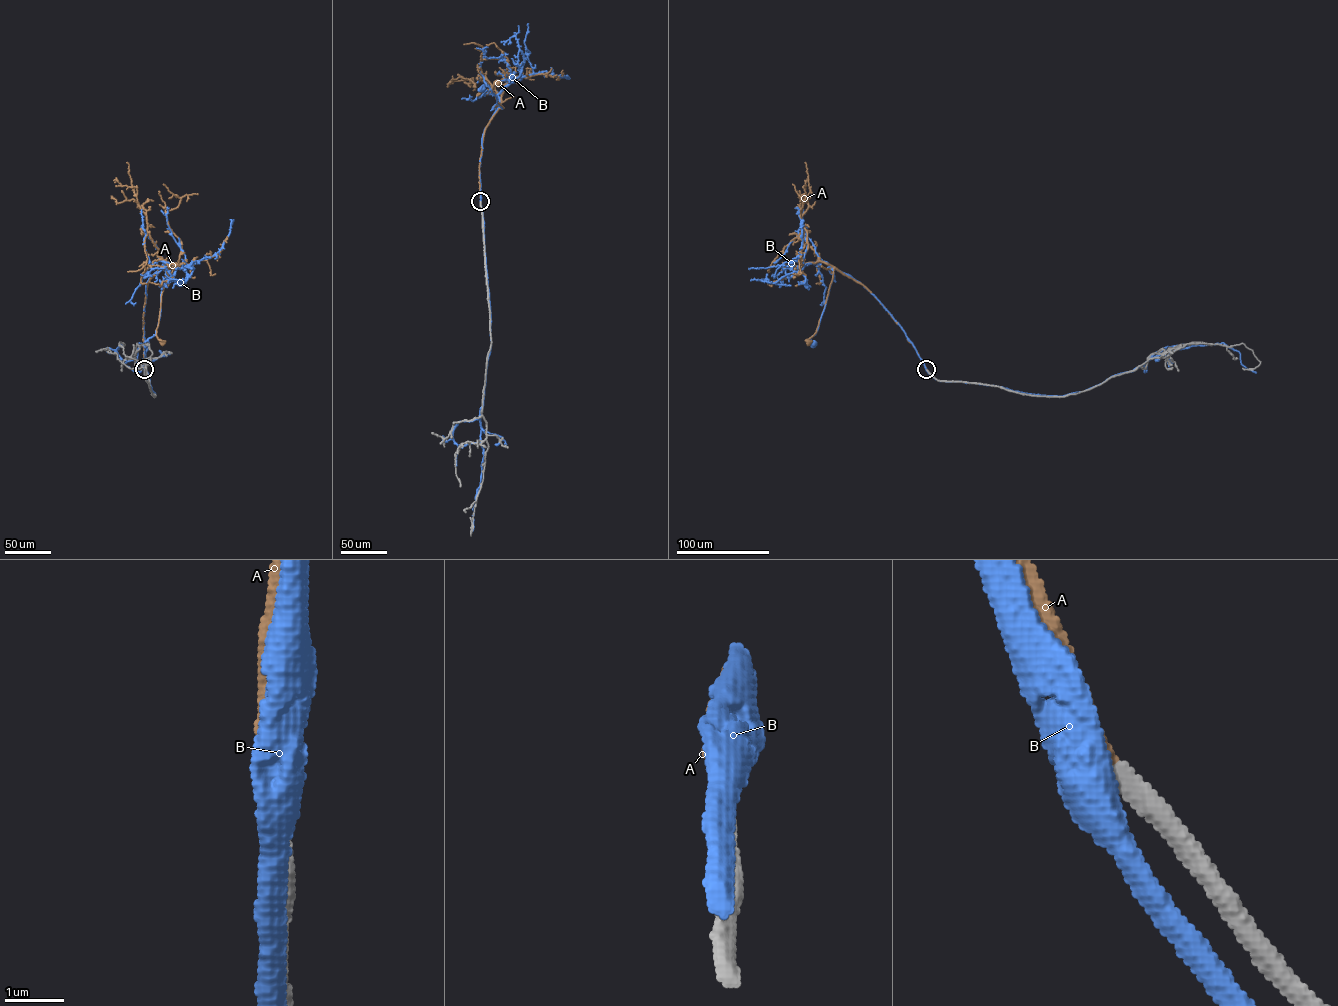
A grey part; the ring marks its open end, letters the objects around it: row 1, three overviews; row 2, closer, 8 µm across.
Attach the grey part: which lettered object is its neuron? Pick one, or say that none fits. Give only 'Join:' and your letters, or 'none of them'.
Join: A

